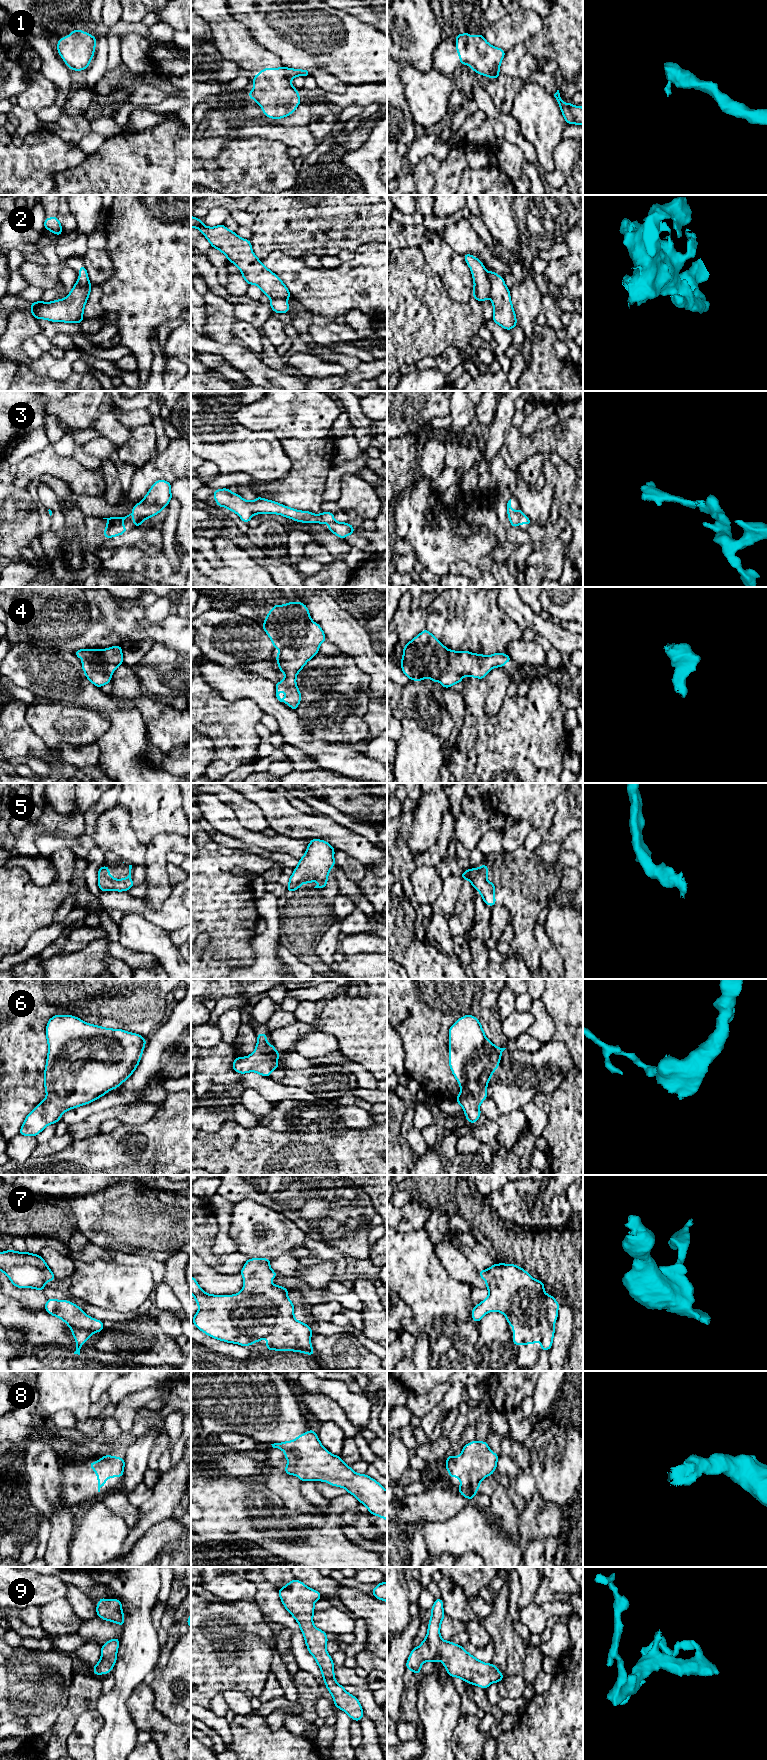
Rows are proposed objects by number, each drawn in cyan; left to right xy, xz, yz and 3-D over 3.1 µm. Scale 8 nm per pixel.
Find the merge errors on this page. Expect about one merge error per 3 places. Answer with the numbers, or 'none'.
2

